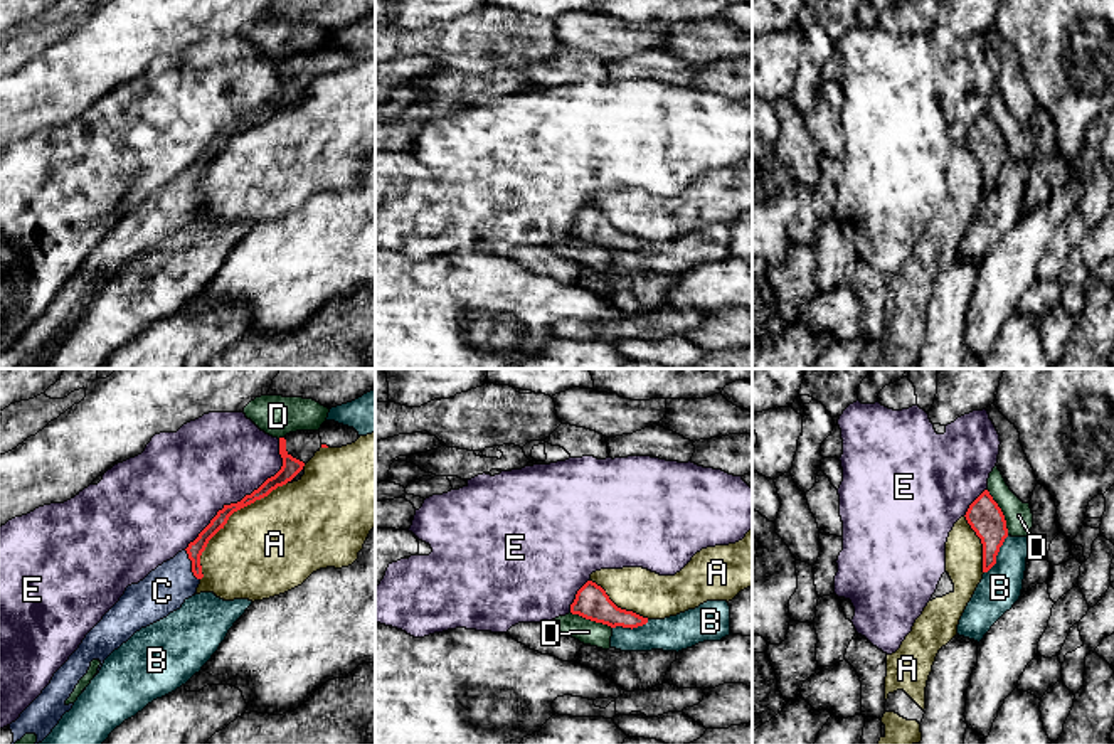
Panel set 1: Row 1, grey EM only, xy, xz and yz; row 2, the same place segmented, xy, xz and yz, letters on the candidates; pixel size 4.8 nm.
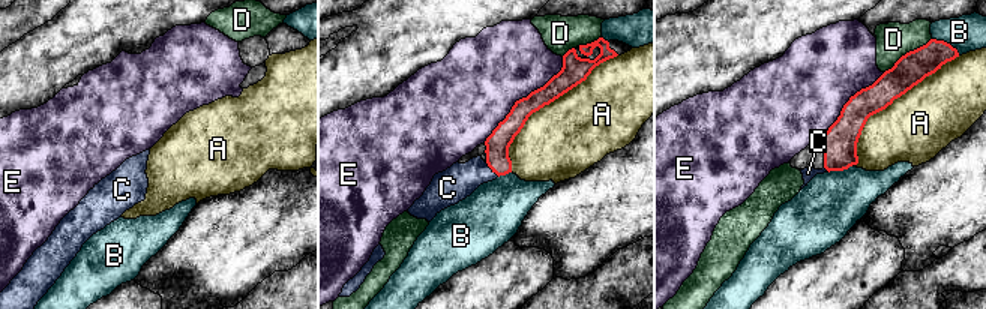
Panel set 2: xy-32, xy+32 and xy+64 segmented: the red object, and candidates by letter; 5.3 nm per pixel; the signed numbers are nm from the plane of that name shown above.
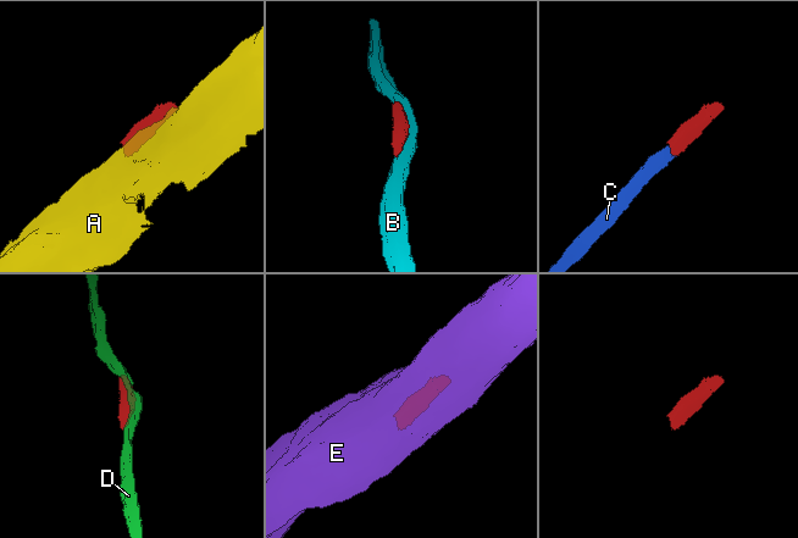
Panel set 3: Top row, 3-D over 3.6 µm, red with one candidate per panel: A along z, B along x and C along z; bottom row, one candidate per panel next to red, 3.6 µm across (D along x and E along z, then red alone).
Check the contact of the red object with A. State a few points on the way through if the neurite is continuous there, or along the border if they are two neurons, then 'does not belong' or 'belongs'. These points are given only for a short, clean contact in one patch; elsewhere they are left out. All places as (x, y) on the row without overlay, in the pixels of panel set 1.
does not belong

